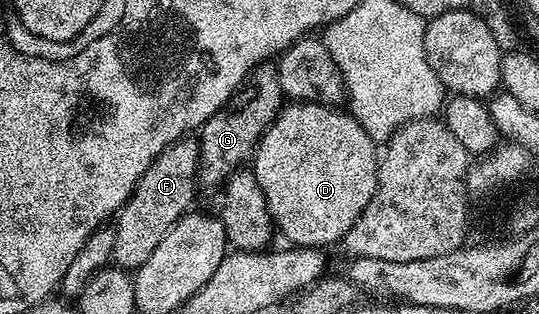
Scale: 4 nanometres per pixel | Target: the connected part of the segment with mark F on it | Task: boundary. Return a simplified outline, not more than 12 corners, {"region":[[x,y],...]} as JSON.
{"region":[[187,135],[118,210],[115,266],[137,271],[194,201],[202,153]]}

